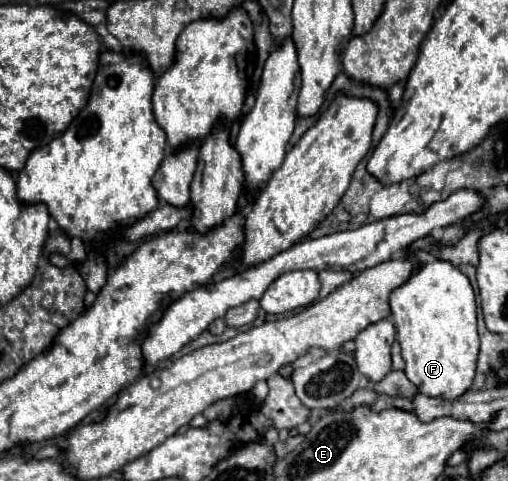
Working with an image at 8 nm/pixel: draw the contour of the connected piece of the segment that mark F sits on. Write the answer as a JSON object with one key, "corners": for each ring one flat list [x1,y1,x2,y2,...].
{"corners":[[450,262,422,264,406,284,390,294,392,322,402,346,406,376,424,396,456,400,474,382,480,338,476,332,476,298,470,280]]}

